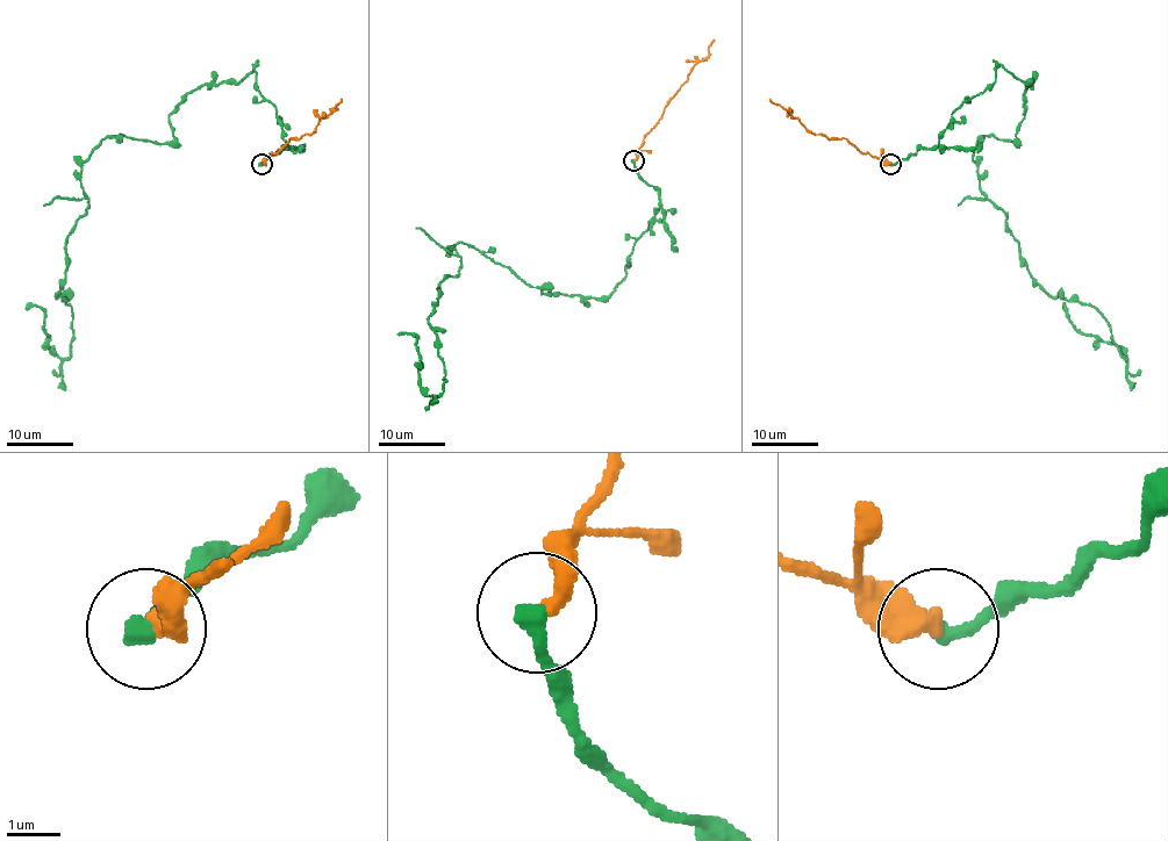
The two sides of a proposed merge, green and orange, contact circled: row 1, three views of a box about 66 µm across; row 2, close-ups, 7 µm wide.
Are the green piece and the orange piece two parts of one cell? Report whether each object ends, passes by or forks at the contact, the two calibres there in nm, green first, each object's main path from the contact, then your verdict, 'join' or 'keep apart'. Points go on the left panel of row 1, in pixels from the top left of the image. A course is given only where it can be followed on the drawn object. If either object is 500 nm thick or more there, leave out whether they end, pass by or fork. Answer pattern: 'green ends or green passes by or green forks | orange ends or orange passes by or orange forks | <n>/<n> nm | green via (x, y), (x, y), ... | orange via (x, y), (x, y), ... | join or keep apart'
green ends | orange ends | 360/400 nm | green via (262, 164), (286, 143), (253, 65), (187, 95), (170, 142), (106, 136), (56, 294), (67, 358), (24, 309) | orange via (262, 164), (289, 138), (312, 135), (317, 121), (336, 108), (341, 98) | keep apart

